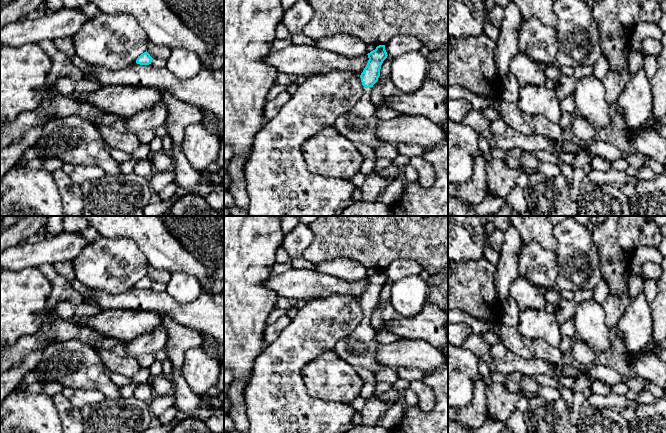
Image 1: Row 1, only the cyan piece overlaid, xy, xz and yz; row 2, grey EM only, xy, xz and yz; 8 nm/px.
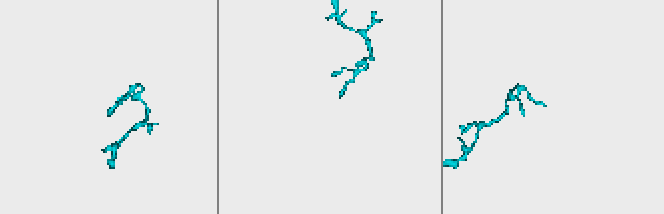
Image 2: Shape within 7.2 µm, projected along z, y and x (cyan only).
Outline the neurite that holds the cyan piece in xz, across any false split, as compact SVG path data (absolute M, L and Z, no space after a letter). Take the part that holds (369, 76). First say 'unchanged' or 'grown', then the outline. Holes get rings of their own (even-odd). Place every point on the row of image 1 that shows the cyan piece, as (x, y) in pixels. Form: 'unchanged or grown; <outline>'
grown; M385 45L377 46L367 55L368 63L360 75L364 86L363 96L350 110L336 119L333 127L352 142L363 143L374 148L387 142L377 137L379 119L375 113L378 108L371 102L370 92L378 81L381 65L388 55Z

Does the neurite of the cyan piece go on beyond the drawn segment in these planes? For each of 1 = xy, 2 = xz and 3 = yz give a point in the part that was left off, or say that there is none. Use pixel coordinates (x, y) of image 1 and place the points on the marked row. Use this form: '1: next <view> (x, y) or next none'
1: next none
2: next xz (359, 124)
3: next none

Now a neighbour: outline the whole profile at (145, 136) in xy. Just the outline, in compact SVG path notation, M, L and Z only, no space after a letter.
M154 129L141 130L138 131L135 135L137 136L141 144L150 144L151 141L156 136L156 130Z

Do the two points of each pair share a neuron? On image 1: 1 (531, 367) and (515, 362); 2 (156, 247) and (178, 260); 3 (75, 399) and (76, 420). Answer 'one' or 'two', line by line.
1: one
2: one
3: two

